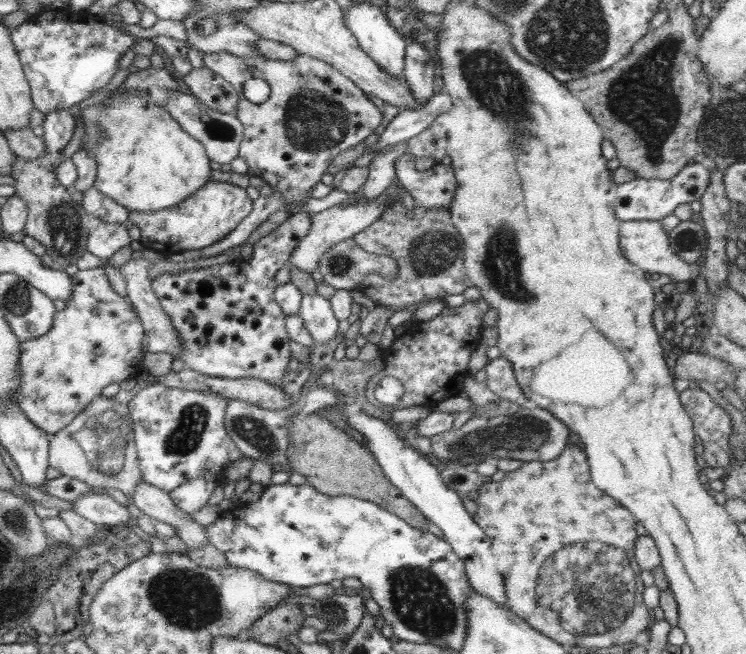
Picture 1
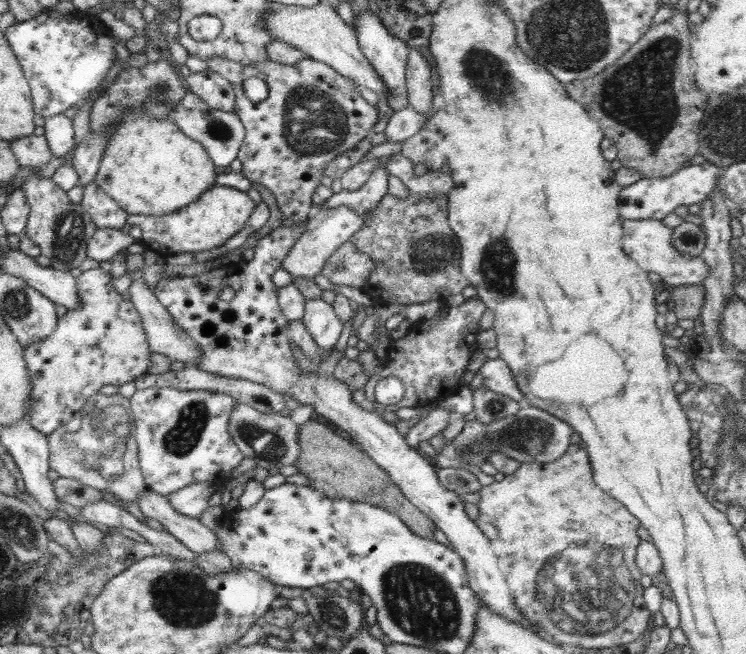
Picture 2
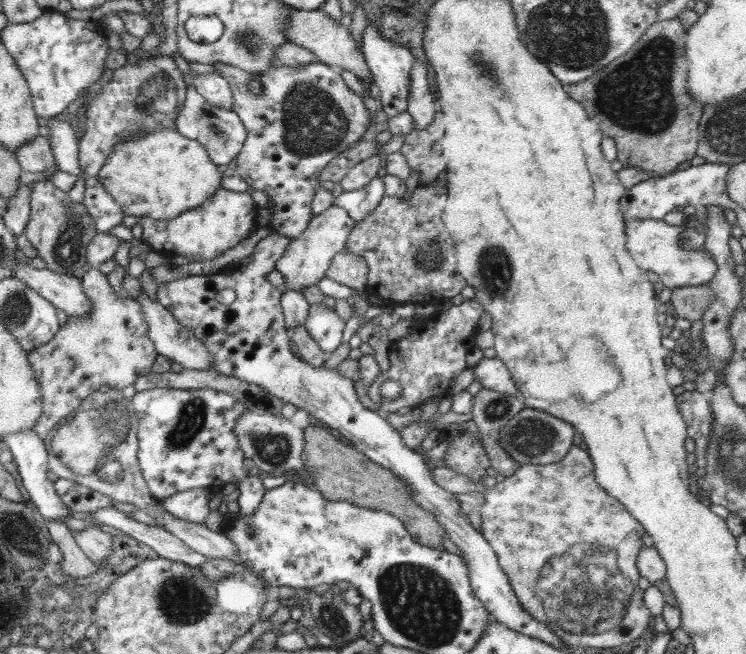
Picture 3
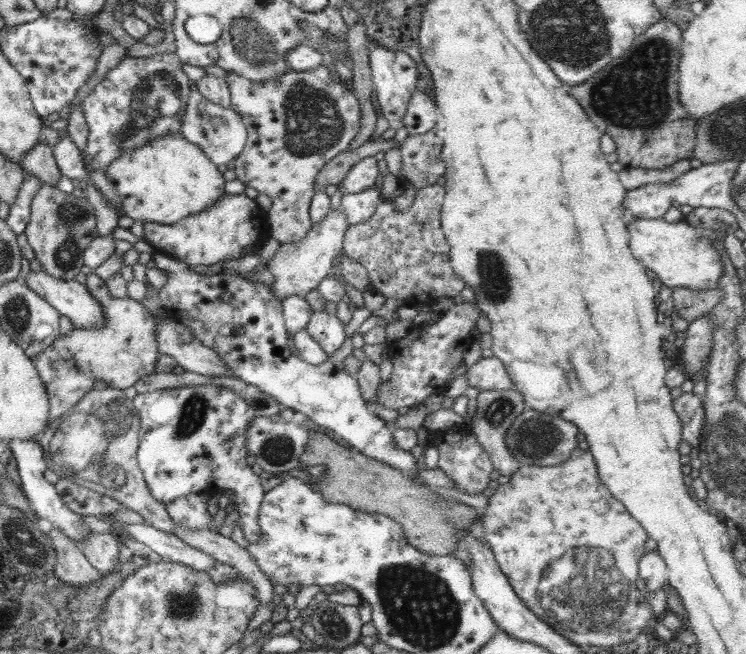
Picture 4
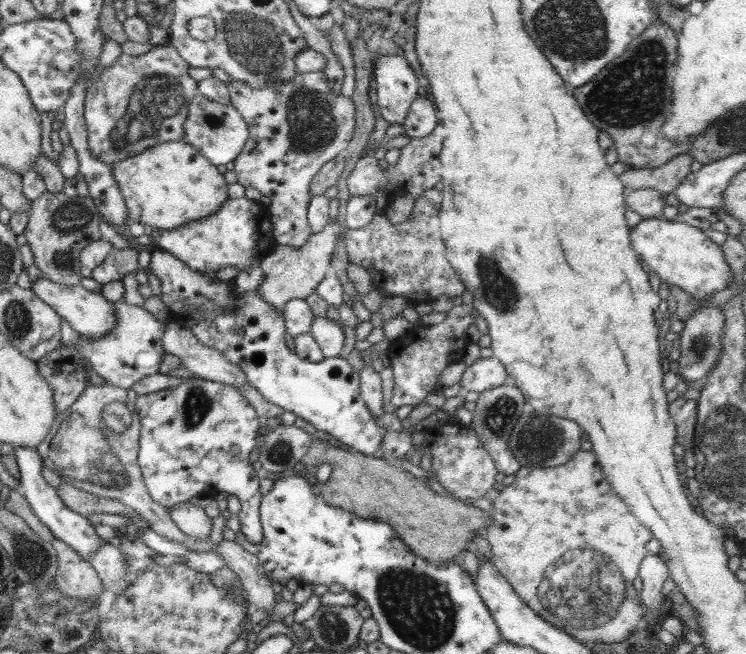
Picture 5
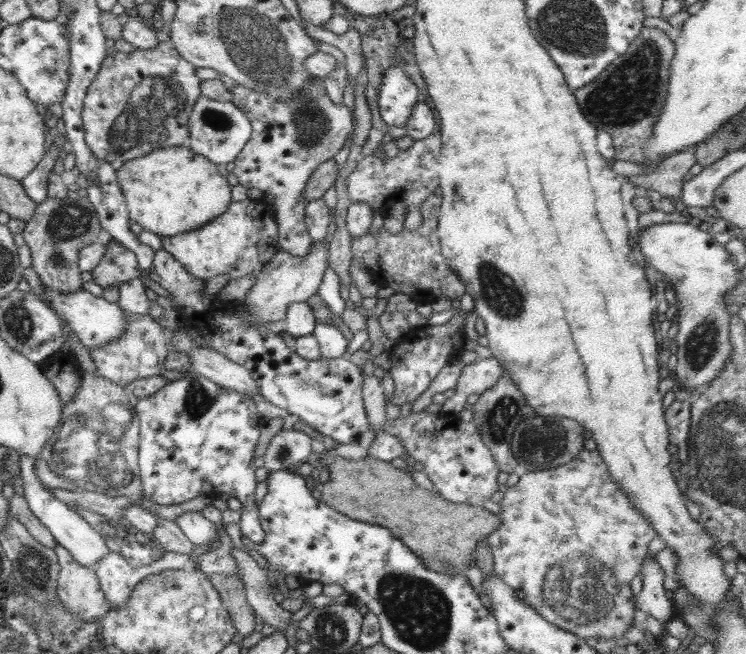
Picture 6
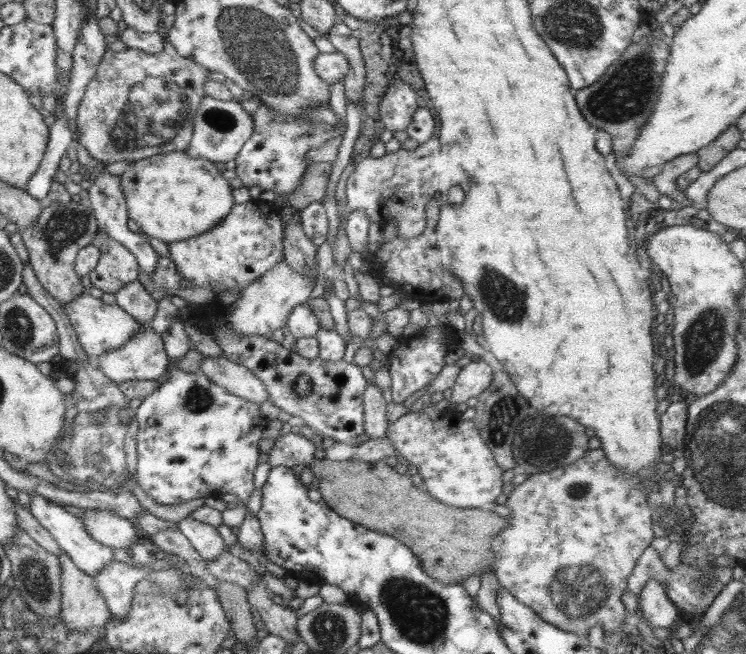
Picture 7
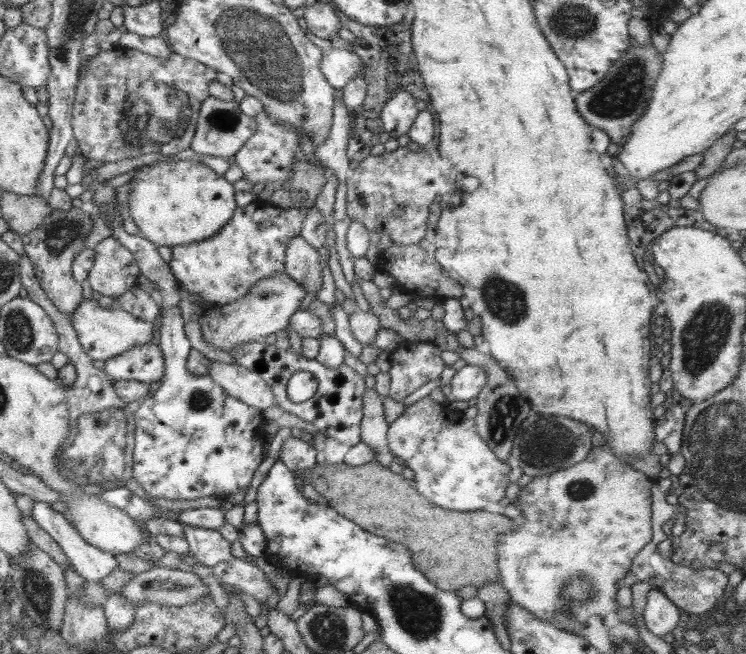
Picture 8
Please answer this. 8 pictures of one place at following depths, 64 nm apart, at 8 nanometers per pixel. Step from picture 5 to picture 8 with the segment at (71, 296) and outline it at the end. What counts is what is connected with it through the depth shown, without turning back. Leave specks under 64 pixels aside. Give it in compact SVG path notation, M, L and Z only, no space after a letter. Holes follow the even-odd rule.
M82 299L80 306L72 311L71 324L76 332L83 351L93 360L110 359L120 355L128 349L146 343L153 337L153 325L150 322L143 322L140 318L132 316L119 306L102 308L97 300Z

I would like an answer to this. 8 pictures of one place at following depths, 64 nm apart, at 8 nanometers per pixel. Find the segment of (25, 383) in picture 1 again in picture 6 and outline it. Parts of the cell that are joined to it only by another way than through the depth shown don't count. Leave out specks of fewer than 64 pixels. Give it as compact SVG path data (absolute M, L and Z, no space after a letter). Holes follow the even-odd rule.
M124 311L126 329L123 334L100 347L92 347L90 356L100 376L118 386L128 386L135 380L160 375L164 370L164 361L169 353L169 340L172 330L157 324L150 314L138 315ZM56 353L42 363L42 374L58 392L62 407L78 393L82 370L77 367L76 355Z

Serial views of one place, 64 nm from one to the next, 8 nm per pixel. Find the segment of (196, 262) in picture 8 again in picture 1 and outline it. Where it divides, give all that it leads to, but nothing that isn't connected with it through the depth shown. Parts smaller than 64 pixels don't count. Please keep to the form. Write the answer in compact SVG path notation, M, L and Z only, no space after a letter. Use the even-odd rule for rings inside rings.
M210 179L200 190L196 190L195 194L178 205L157 211L130 211L129 219L141 230L139 241L142 246L161 254L171 254L184 249L201 249L216 243L236 229L252 207L253 201L244 188Z

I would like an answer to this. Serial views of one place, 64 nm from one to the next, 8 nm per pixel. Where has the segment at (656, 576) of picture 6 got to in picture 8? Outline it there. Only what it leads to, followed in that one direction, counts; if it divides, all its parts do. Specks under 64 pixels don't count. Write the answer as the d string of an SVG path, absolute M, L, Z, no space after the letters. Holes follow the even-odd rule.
M652 587L646 598L644 622L650 632L663 638L680 622L680 610L659 590Z

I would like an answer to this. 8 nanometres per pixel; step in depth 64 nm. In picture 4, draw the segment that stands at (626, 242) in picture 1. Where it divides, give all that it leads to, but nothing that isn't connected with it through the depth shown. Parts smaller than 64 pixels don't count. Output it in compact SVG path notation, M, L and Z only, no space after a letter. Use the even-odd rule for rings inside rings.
M627 219L629 246L634 258L644 268L652 270L668 287L688 287L692 290L716 289L724 266L712 241L700 234L699 228L680 220L670 223L662 219Z

